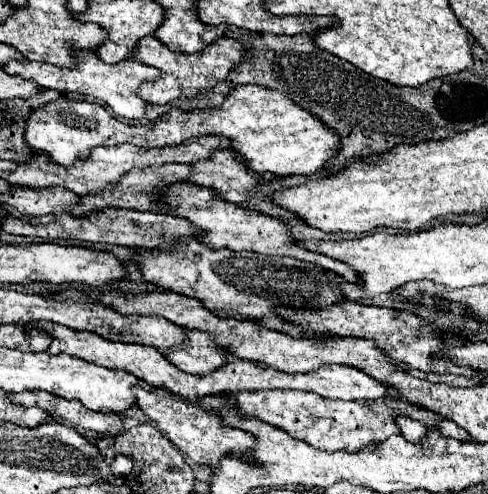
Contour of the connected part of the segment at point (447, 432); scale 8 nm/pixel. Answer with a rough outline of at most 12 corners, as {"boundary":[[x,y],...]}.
{"boundary":[[303,391],[235,393],[259,417],[325,451],[357,451],[407,415],[443,437],[465,429],[403,399],[329,401]]}

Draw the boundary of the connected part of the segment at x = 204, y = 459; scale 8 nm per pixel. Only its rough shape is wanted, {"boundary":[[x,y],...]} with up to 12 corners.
{"boundary":[[167,391],[139,409],[193,461],[247,453],[255,437]]}

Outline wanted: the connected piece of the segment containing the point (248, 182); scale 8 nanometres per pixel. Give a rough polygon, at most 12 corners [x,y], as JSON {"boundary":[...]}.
{"boundary":[[231,149],[191,163],[191,185],[241,203],[261,177]]}

